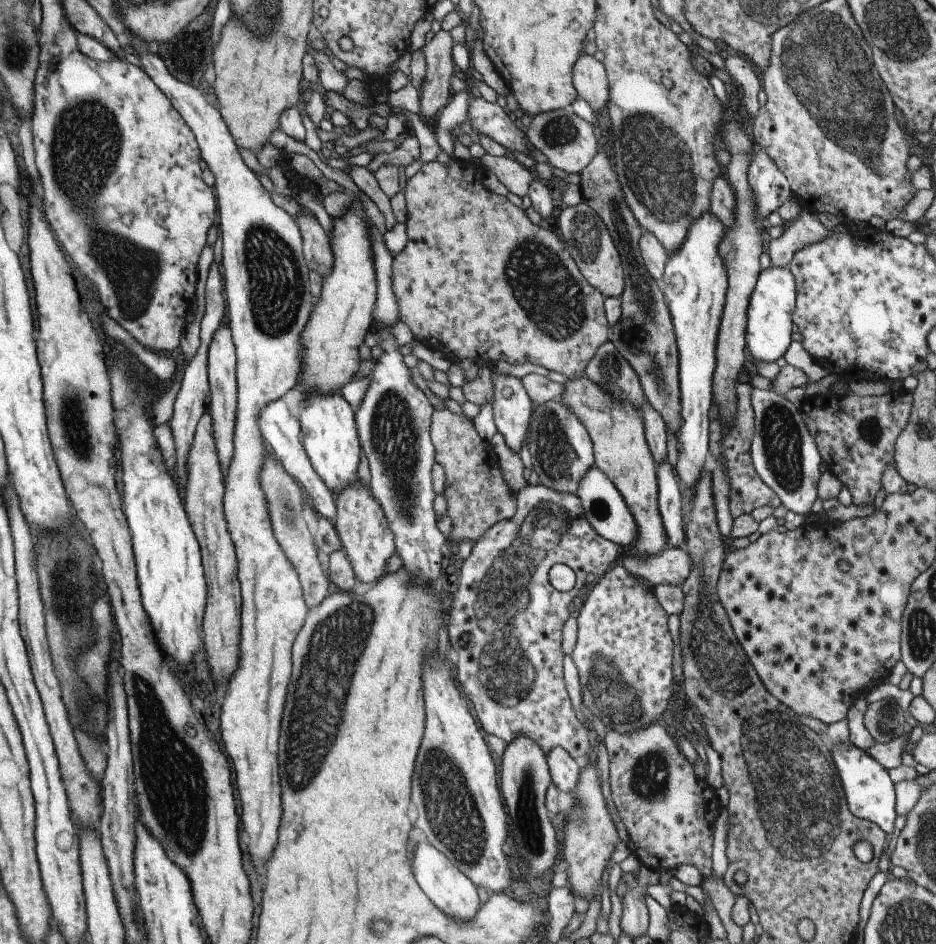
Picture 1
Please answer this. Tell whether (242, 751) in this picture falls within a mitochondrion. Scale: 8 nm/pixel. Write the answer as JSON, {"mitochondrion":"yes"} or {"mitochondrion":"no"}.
{"mitochondrion":"no"}

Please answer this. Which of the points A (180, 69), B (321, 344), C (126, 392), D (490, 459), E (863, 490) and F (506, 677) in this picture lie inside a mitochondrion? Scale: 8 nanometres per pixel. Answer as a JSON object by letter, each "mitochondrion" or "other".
{"A":"mitochondrion","B":"other","C":"mitochondrion","D":"other","E":"other","F":"mitochondrion"}

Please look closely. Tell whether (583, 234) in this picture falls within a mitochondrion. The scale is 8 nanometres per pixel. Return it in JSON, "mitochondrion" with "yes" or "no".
{"mitochondrion":"yes"}

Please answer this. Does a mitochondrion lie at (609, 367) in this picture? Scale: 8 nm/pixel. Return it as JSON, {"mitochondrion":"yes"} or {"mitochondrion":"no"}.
{"mitochondrion":"yes"}

